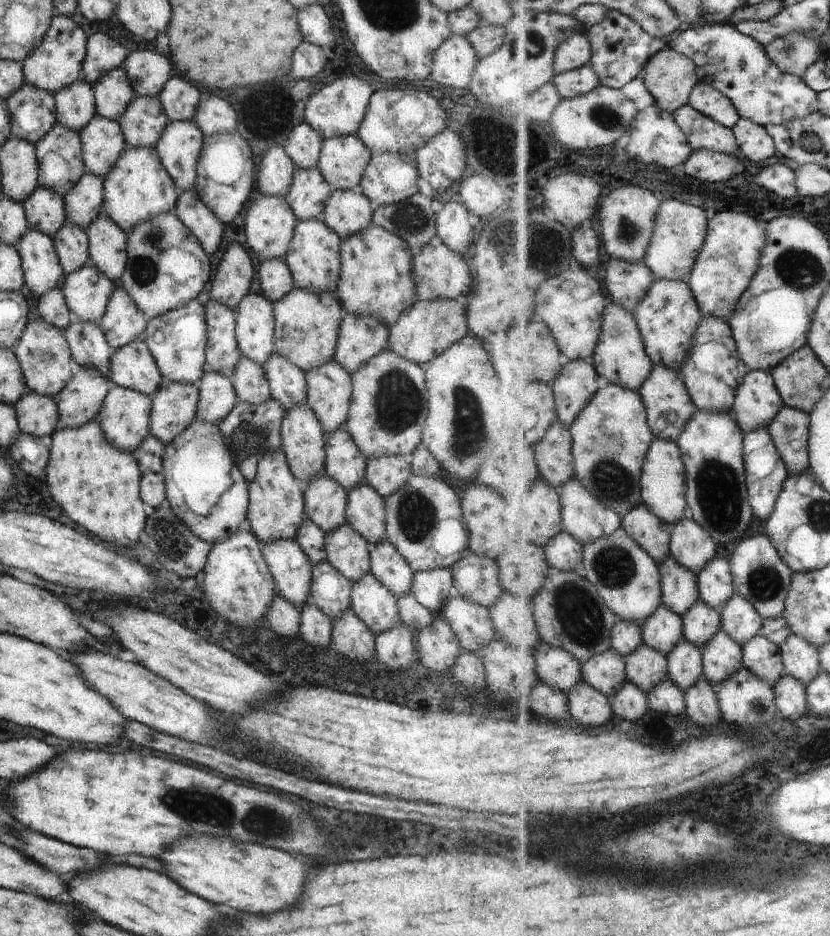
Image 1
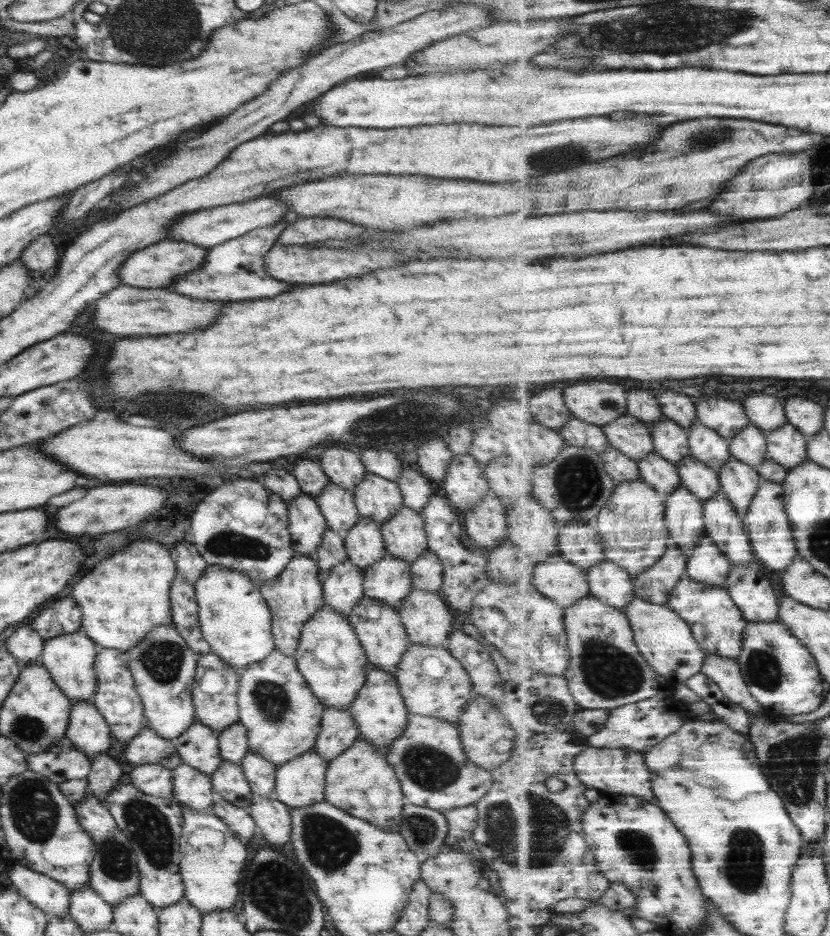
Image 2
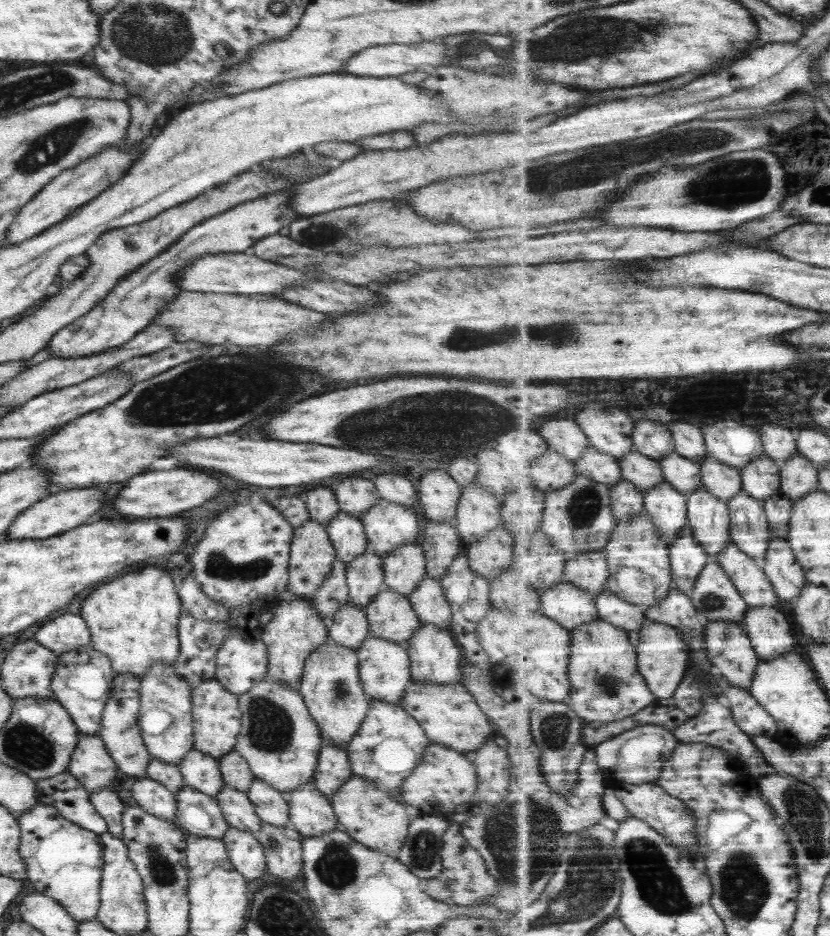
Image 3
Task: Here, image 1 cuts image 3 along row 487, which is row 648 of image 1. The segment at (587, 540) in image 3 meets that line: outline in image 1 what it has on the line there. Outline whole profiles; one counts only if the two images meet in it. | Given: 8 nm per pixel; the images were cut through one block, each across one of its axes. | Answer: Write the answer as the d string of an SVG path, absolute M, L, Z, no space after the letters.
M553 569L544 590L533 600L535 617L543 642L554 648L564 648L580 662L588 662L596 654L613 648L612 638L621 619L588 580L583 572L562 572Z

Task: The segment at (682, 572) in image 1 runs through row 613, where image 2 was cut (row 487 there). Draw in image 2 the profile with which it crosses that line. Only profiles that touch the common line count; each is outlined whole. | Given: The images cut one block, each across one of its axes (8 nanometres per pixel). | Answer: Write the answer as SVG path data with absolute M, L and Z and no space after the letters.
M682 484L667 502L667 524L671 529L671 543L677 544L678 547L686 551L688 558L694 555L694 549L698 543L708 535L707 521L705 518L705 502L695 492L690 491L686 485Z

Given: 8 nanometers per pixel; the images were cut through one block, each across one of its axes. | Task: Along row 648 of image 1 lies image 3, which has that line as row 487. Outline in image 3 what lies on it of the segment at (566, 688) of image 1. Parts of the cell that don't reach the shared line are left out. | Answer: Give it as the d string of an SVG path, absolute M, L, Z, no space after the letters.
M551 448L540 459L528 463L533 474L535 485L544 492L560 490L577 480L576 462L568 461L567 457Z

